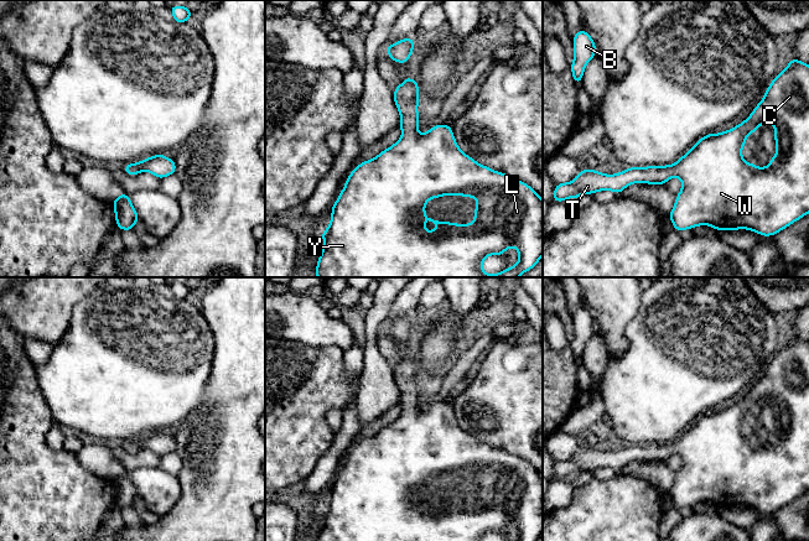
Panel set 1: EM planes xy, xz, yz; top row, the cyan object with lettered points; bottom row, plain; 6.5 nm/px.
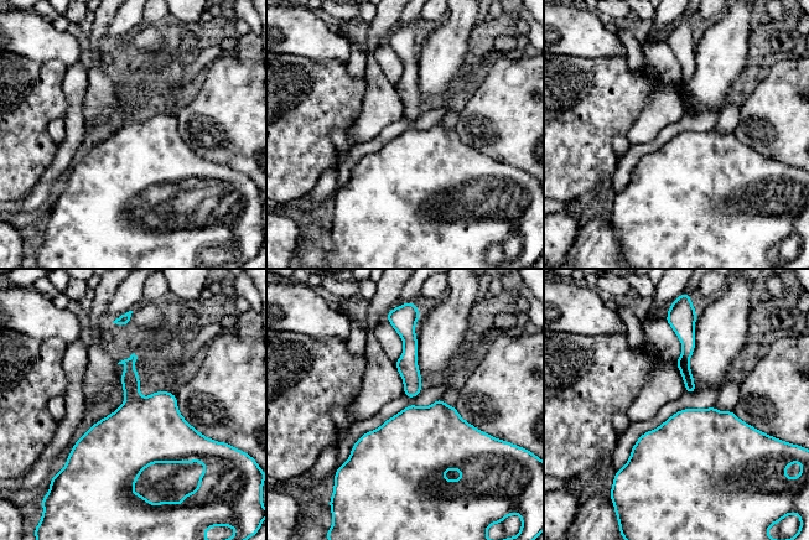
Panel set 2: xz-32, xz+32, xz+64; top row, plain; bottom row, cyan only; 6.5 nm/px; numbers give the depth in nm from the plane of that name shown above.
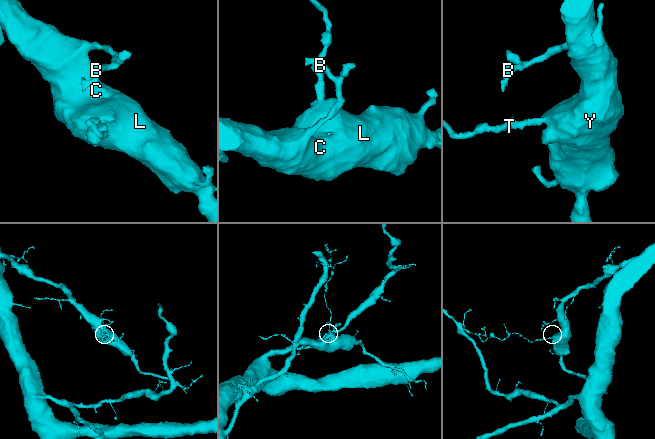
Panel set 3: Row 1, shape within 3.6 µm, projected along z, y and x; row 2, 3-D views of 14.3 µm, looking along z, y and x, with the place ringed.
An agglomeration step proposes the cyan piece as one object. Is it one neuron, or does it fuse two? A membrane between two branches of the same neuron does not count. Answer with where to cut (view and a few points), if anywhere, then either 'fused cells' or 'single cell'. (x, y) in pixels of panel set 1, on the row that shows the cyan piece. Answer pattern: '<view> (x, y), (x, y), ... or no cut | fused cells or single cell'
no cut | single cell

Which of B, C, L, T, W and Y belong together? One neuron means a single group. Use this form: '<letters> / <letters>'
B C L T W Y

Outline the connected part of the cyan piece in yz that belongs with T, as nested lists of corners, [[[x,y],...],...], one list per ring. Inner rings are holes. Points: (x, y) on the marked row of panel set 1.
[[[793,57],[787,68],[774,77],[763,99],[743,123],[727,131],[702,136],[673,166],[628,167],[616,175],[605,175],[597,170],[584,168],[574,181],[555,186],[553,202],[562,203],[567,198],[576,199],[581,194],[592,194],[598,191],[613,191],[619,196],[632,183],[667,184],[674,176],[683,182],[683,188],[676,194],[675,204],[668,215],[676,232],[693,229],[697,225],[710,225],[720,233],[747,229],[763,236],[772,236],[807,215],[809,213],[809,64]],[[767,121],[774,125],[777,154],[771,158],[767,167],[761,168],[754,163],[747,163],[741,151],[747,136],[756,132],[757,126],[762,126]]]

